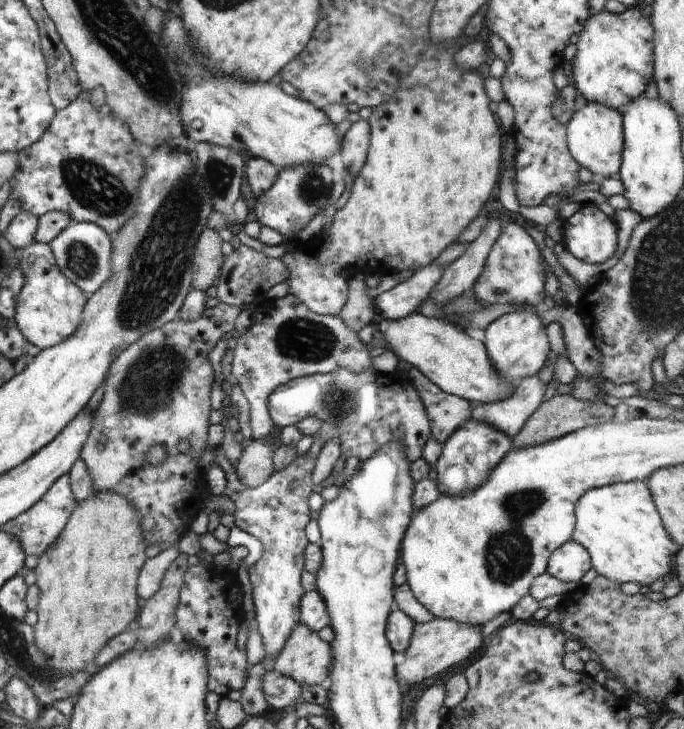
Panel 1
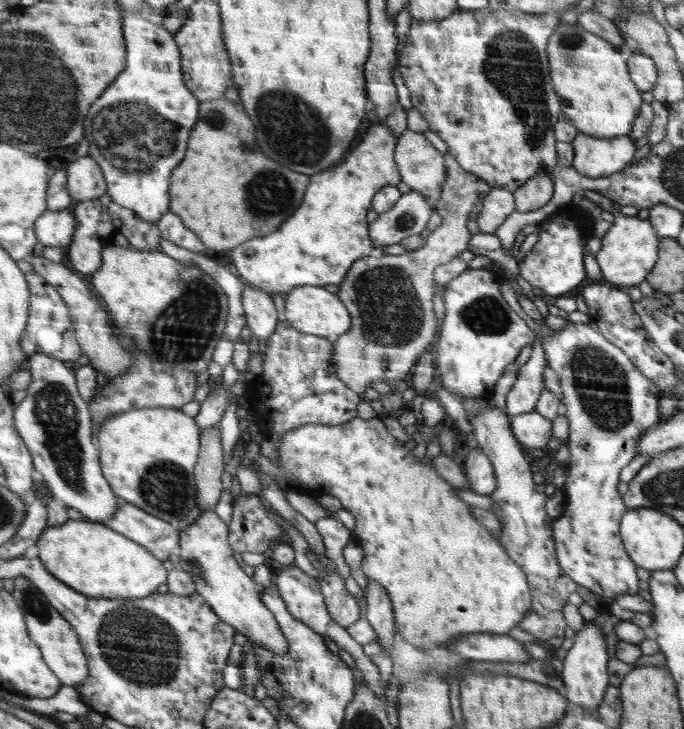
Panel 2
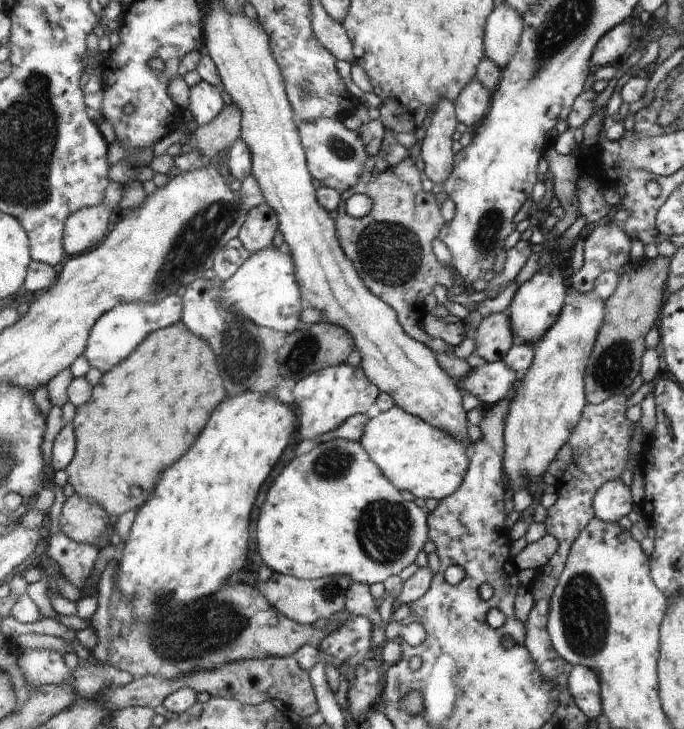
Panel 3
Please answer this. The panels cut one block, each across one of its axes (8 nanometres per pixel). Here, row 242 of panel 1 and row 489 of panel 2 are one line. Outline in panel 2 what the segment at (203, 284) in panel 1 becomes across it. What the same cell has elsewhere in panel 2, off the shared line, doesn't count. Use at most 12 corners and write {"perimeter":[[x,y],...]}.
{"perimeter":[[219,424],[204,430],[195,466],[197,506],[213,511],[225,465]]}

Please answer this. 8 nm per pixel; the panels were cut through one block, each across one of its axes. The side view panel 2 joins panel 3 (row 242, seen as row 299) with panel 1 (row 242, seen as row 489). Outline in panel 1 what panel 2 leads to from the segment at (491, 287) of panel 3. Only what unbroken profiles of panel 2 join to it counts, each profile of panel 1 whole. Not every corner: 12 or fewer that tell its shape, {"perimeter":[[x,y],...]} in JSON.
{"perimeter":[[582,204],[565,220],[562,243],[582,262],[616,250],[616,224]]}

